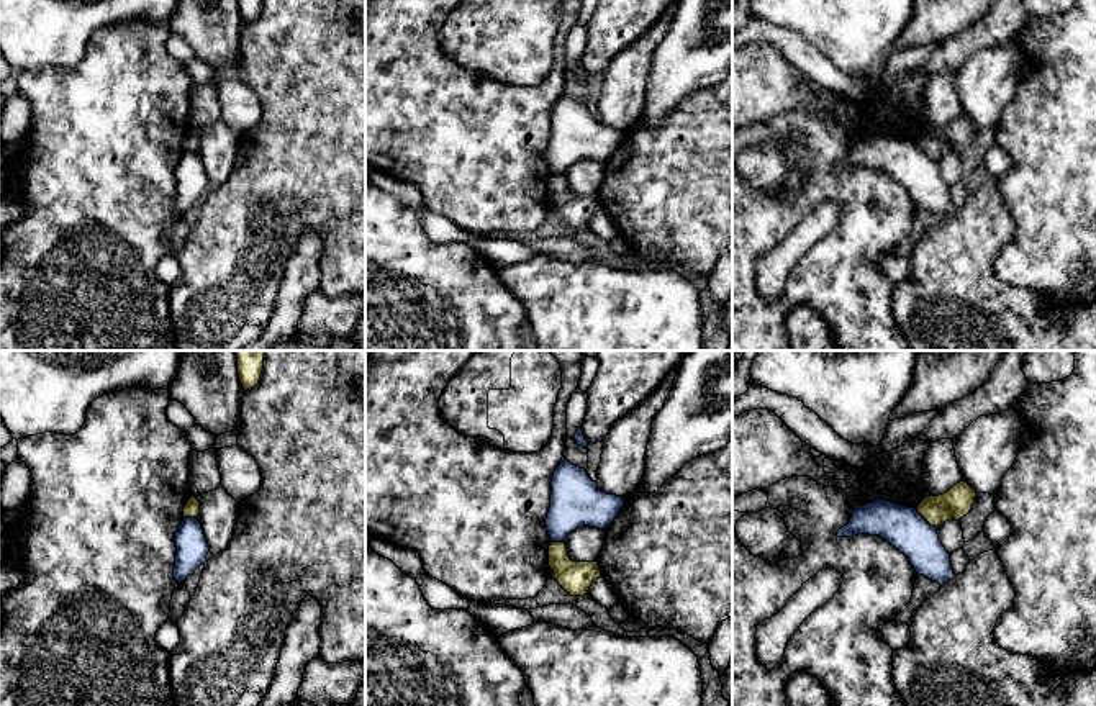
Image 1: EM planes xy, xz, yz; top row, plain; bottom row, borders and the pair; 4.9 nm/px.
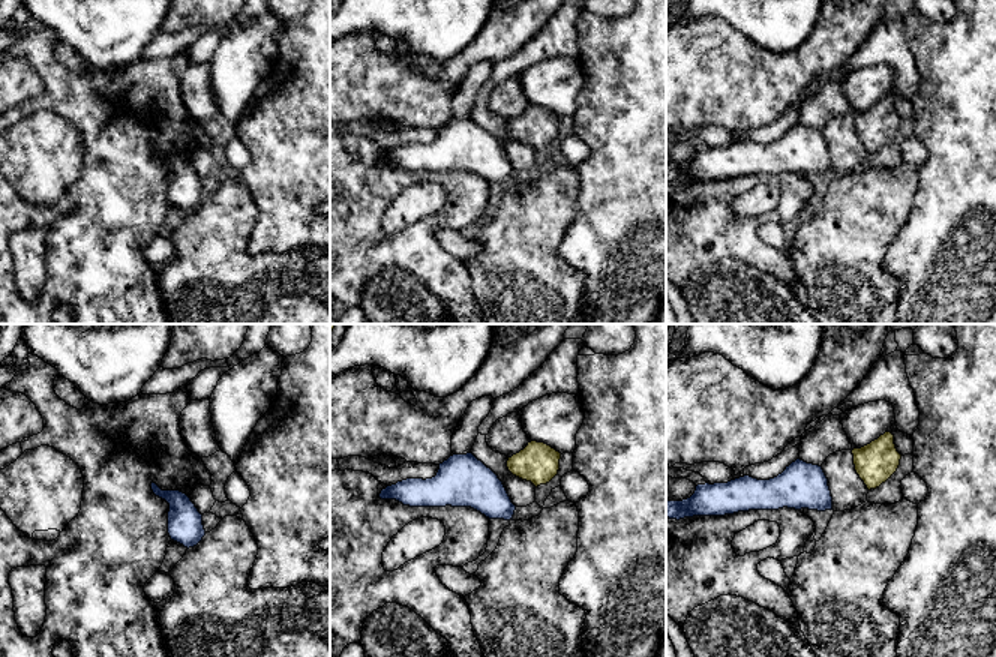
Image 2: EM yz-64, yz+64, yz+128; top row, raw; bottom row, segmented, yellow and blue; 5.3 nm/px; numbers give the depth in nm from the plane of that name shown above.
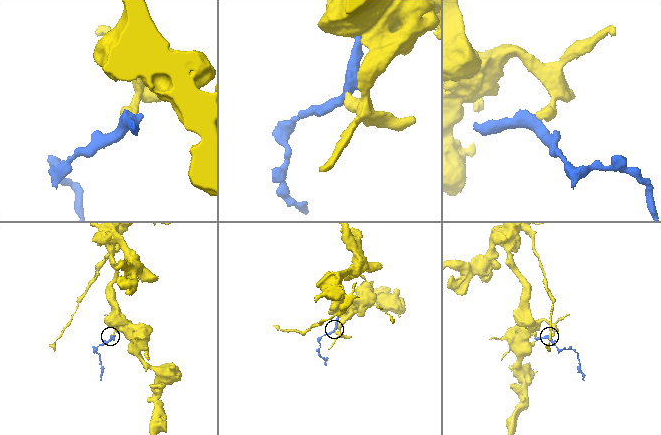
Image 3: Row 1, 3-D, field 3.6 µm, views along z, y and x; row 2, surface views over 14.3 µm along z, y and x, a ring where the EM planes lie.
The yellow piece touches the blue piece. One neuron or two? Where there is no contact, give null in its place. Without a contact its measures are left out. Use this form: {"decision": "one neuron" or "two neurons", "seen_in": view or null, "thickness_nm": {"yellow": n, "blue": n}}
{"decision": "two neurons", "seen_in": "yz", "thickness_nm": {"yellow": 150, "blue": 200}}

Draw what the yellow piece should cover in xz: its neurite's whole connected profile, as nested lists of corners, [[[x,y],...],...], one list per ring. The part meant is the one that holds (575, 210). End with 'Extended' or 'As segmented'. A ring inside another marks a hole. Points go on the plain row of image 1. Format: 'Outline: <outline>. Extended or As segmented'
Outline: [[[550,175],[549,200],[552,210],[570,229],[588,228],[591,216],[601,210],[598,195],[573,195],[565,175]]]. As segmented

